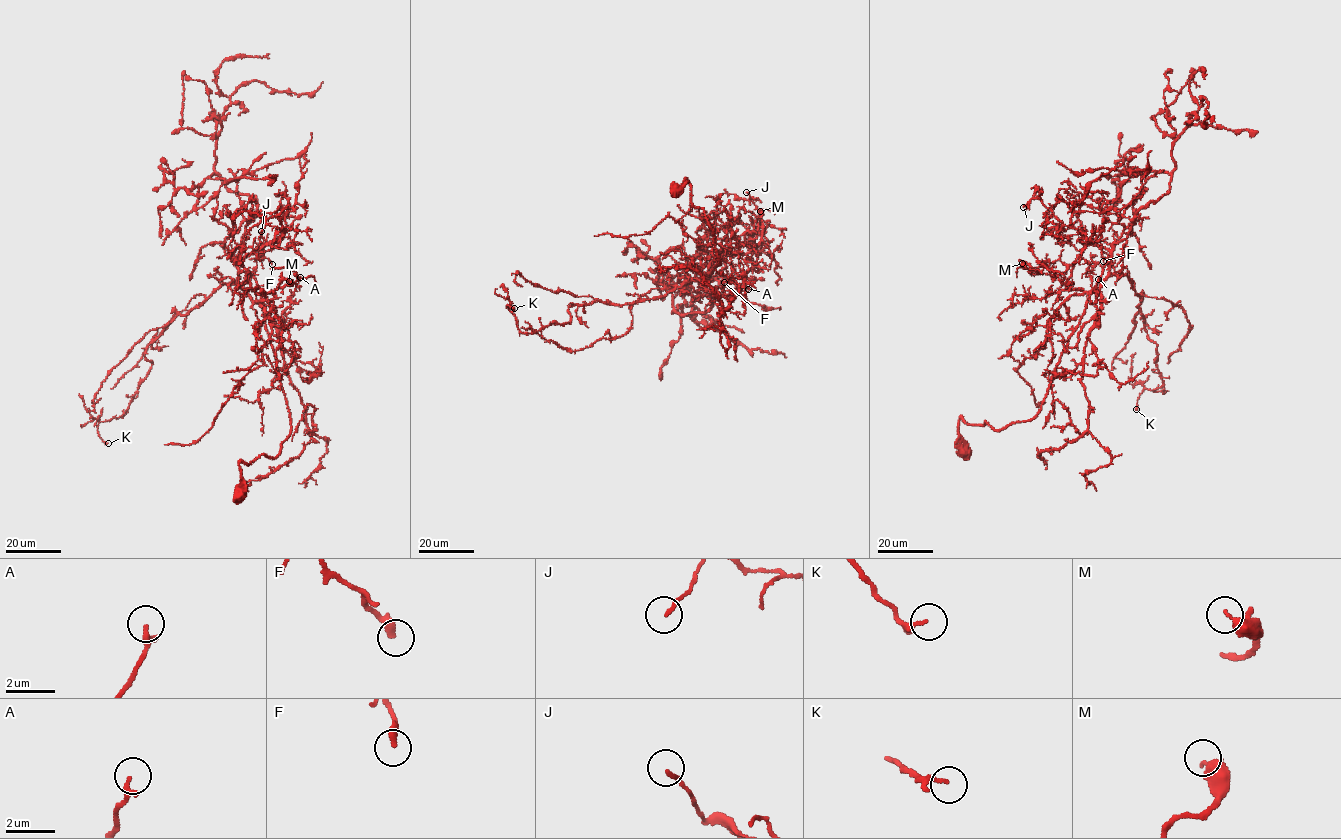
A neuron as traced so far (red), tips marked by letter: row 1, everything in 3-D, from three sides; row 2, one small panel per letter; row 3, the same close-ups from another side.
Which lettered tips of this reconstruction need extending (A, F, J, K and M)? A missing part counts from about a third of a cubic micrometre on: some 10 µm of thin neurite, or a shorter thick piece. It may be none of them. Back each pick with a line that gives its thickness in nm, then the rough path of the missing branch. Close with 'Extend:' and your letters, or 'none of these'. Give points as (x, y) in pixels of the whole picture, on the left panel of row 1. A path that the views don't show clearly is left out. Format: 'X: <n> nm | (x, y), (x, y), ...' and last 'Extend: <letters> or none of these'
Extend: none of these

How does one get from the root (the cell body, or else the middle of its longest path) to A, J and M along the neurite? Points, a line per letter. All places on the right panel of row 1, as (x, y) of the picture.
A: (963, 452), (961, 417), (999, 430), (1037, 413), (1091, 292), (1101, 298), (1095, 325), (1099, 320), (1098, 279)
J: (963, 452), (961, 417), (999, 430), (1037, 413), (1110, 260), (1040, 199), (1023, 207)
M: (963, 452), (961, 417), (999, 430), (1037, 413), (1111, 253), (1086, 246), (1055, 278), (1022, 263)

